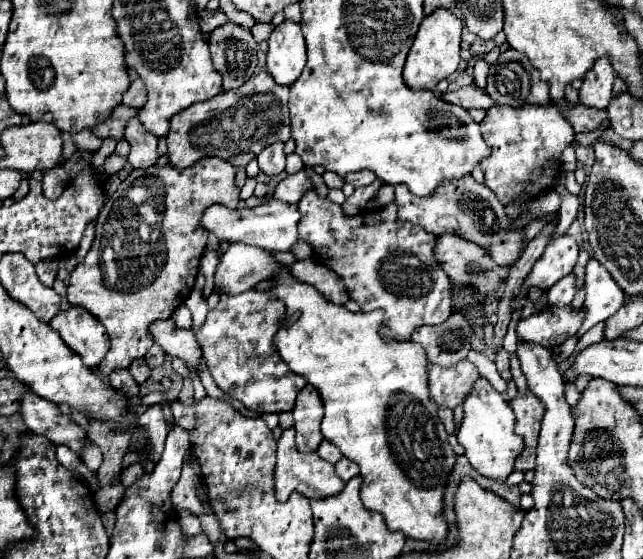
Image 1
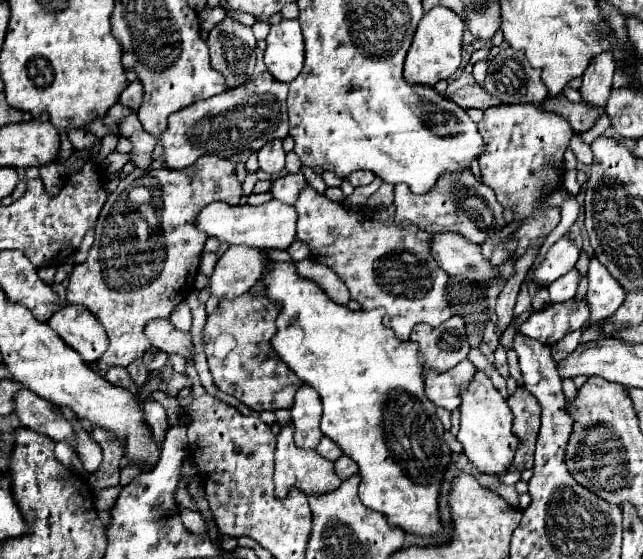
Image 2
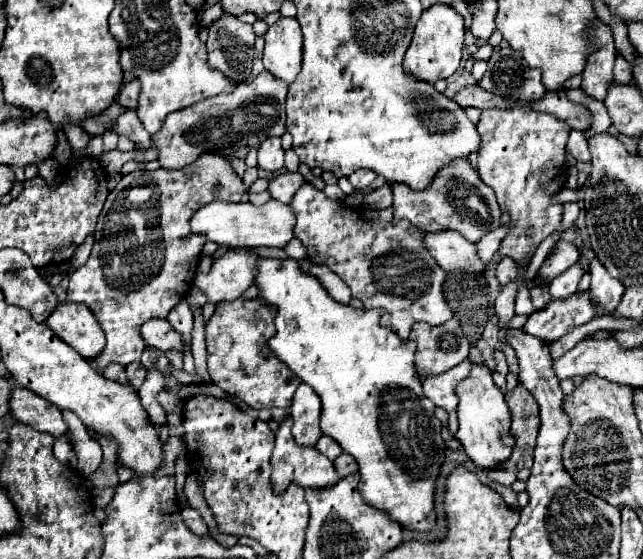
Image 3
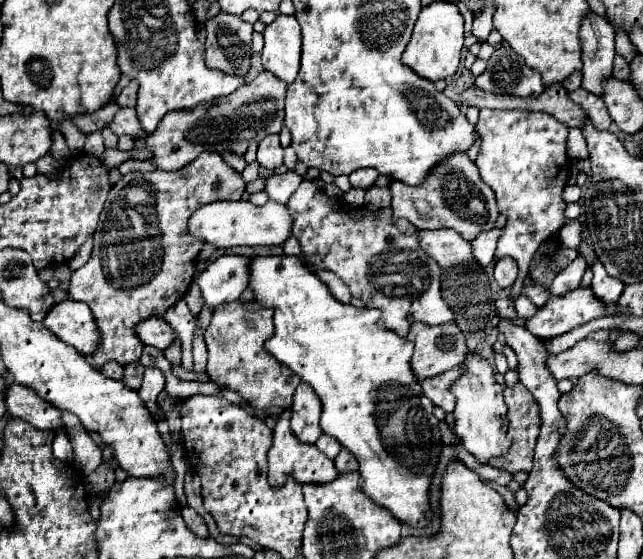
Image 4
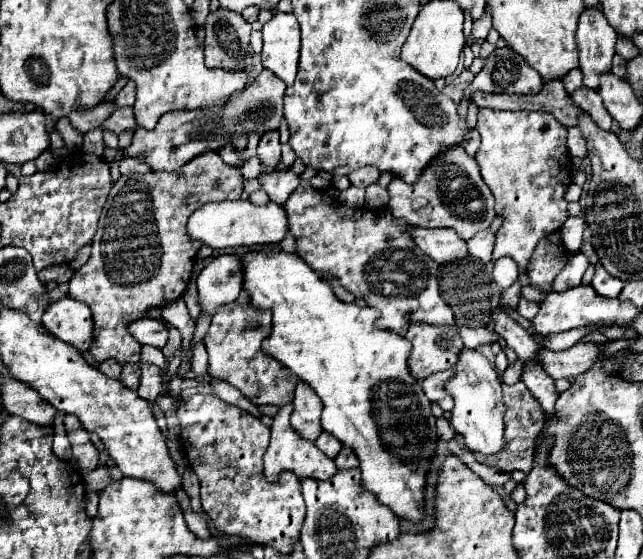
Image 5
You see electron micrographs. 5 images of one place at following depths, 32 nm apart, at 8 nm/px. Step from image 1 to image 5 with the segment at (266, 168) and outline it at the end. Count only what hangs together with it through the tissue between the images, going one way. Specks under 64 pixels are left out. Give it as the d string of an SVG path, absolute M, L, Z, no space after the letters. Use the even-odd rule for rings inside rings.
M268 132L262 136L260 144L258 144L258 158L264 166L276 168L280 164L280 156L282 148L280 148L280 140L278 140L278 132Z

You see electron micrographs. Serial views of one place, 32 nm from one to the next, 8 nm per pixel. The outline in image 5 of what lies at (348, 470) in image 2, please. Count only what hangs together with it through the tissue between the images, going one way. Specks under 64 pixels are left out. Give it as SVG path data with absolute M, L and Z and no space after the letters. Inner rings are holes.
M342 448L340 454L334 458L336 462L336 468L338 470L350 470L350 468L358 468L358 460L356 460L356 454L348 448Z

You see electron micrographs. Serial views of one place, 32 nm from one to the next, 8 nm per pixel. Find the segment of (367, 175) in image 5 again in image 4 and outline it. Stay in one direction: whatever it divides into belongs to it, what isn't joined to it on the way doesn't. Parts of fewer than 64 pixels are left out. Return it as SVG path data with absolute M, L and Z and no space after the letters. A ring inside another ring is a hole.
M364 168L364 170L356 170L356 172L350 174L350 184L354 188L370 188L376 178L378 178L378 172L376 170Z

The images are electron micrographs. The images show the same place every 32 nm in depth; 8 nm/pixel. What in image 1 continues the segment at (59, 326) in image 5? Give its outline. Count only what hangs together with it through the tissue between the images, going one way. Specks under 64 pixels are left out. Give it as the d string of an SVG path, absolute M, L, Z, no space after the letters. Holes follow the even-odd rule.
M72 306L68 312L54 316L50 326L58 330L66 346L80 354L90 370L98 368L104 360L108 352L108 332L104 332L104 326L84 308Z

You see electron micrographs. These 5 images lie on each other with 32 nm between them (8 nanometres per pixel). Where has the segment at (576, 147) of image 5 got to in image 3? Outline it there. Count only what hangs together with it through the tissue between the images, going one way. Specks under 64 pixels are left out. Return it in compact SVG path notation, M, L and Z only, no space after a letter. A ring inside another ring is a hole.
M572 130L572 132L570 132L570 140L568 140L568 146L566 146L566 148L572 152L572 156L574 156L578 162L590 162L590 160L592 160L590 150L588 150L588 142L586 142L584 134L578 132L578 130Z

